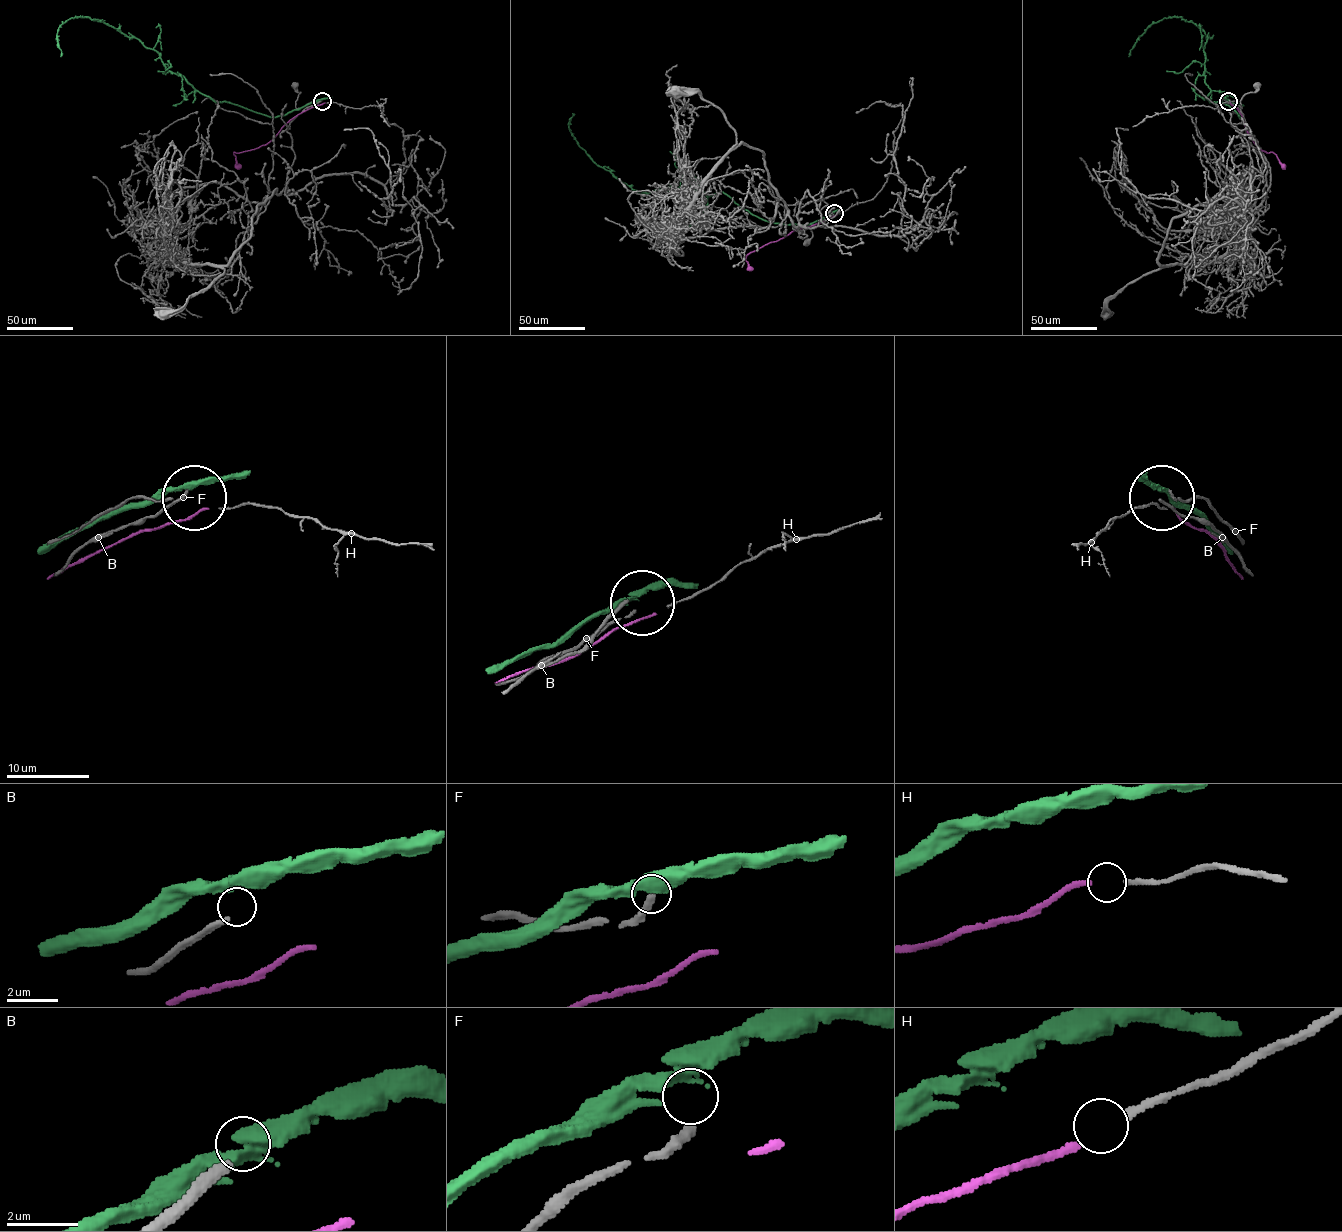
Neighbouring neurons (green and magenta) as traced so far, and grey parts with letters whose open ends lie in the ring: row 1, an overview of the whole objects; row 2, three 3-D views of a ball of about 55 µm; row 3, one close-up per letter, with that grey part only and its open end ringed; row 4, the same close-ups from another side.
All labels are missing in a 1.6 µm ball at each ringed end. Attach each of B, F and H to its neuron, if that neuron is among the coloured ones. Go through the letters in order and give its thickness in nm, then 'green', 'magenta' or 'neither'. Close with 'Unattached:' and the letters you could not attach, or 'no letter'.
B: 280 nm thick; neither
F: 240 nm thick; green
H: 180 nm thick; magenta
Unattached: B

